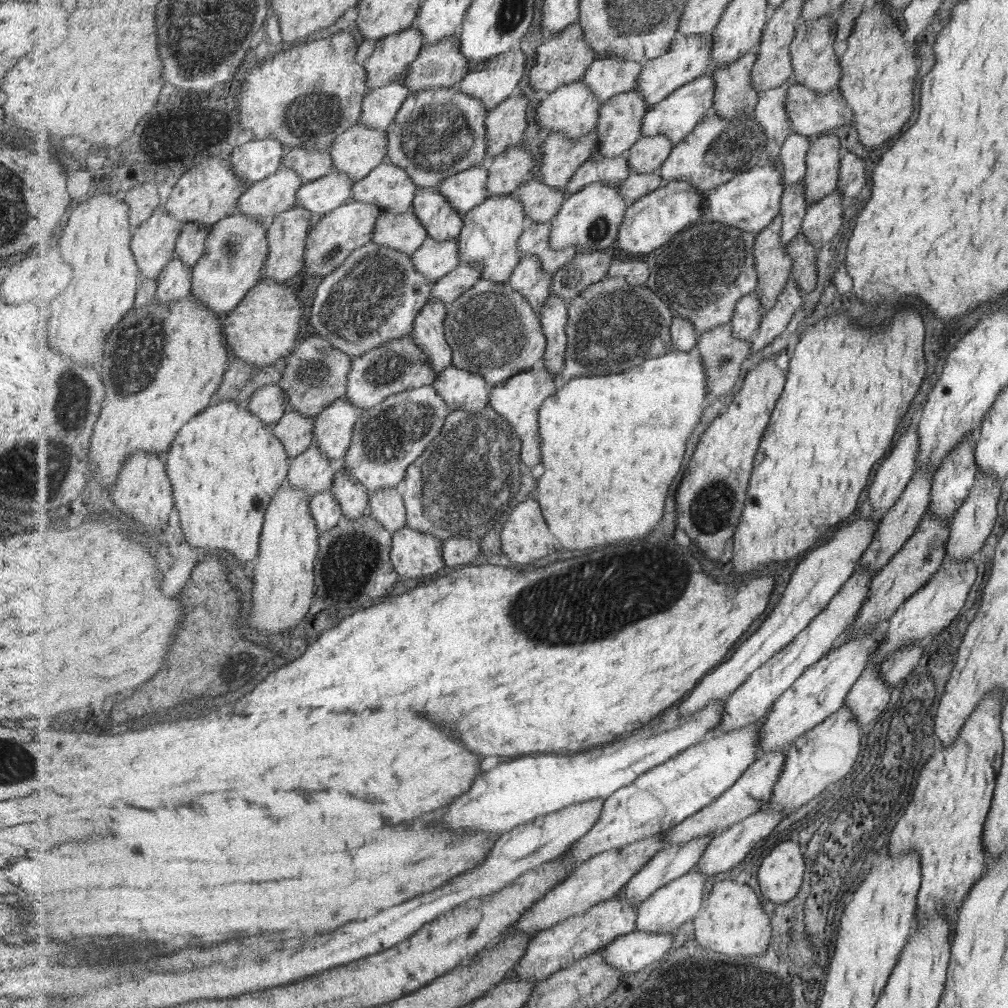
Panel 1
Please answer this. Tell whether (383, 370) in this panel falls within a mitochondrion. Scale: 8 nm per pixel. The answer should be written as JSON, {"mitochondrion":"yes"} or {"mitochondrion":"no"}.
{"mitochondrion":"yes"}

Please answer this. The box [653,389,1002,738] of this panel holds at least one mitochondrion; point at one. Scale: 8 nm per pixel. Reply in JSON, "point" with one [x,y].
{"point":[720,493]}

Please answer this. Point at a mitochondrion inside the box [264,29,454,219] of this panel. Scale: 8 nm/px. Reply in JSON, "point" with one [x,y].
{"point":[312,116]}

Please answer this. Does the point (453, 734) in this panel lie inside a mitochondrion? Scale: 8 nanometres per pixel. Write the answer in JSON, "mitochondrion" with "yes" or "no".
{"mitochondrion":"no"}

